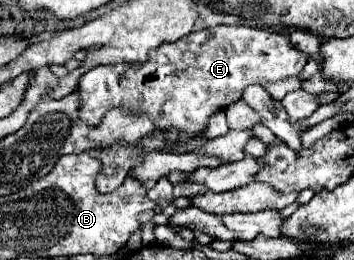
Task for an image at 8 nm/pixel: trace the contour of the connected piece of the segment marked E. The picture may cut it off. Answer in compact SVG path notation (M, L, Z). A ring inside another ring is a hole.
M229 25L201 29L201 31L181 37L175 43L163 43L161 47L153 49L145 63L97 65L89 69L79 79L79 85L77 85L81 89L79 117L87 125L99 125L101 117L111 107L121 105L125 111L145 111L159 129L173 133L171 139L177 139L175 135L177 131L203 133L207 129L209 117L217 111L223 111L227 105L239 101L243 97L243 91L249 85L259 83L259 81L275 83L279 79L299 75L307 61L309 57L301 53L297 47L293 47L289 37L283 33L271 33L263 29L251 29L251 27L229 27Z

